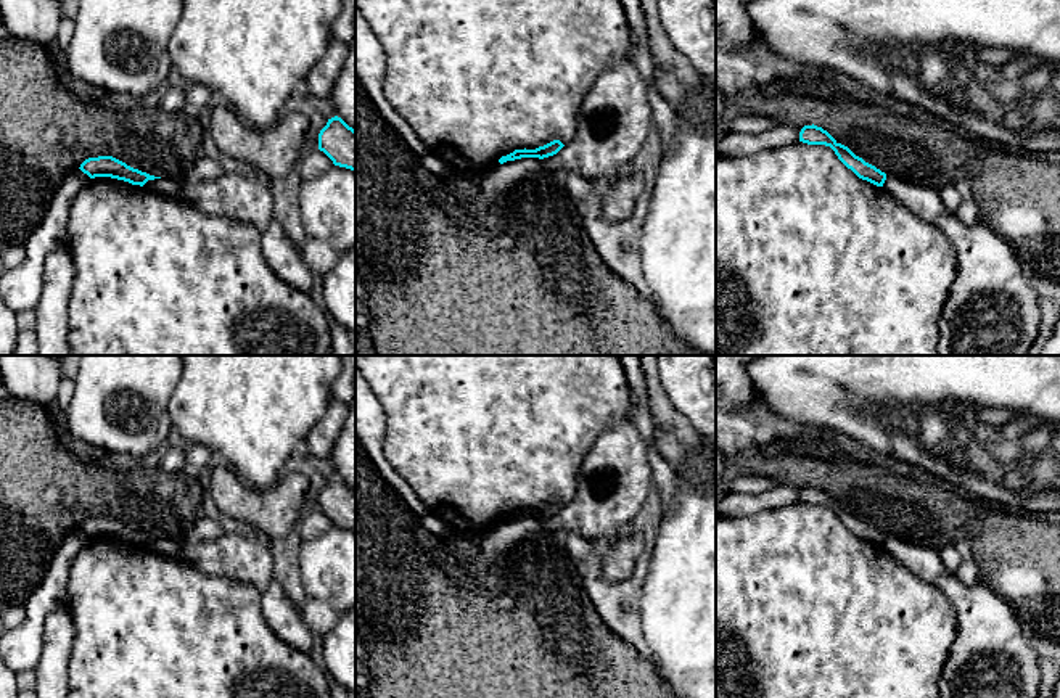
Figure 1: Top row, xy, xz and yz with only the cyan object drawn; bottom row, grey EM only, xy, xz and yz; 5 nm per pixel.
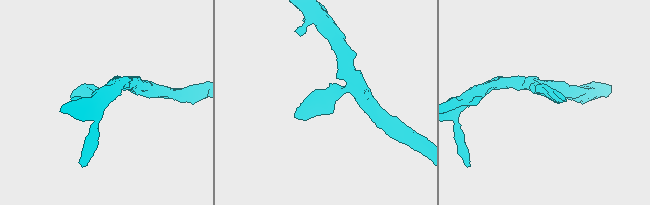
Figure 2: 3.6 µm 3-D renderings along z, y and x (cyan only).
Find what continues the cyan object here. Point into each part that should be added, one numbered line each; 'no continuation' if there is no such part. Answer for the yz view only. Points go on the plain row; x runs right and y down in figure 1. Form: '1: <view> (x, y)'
no continuation

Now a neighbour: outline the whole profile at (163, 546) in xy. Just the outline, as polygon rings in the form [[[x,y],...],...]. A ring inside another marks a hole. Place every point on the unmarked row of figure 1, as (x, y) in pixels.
[[[166,537],[148,540],[143,547],[166,556],[174,556],[174,558],[182,556],[182,544]]]

